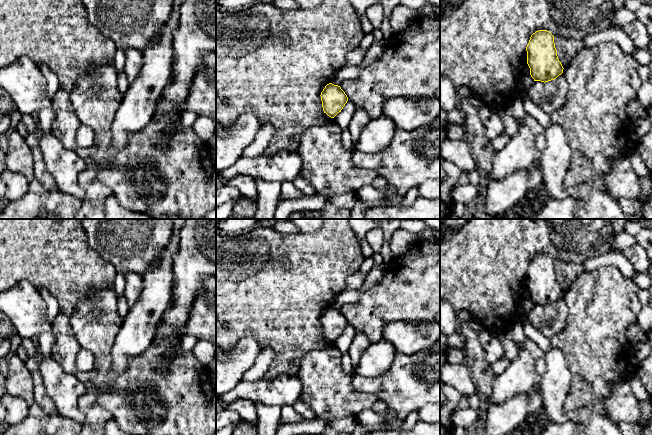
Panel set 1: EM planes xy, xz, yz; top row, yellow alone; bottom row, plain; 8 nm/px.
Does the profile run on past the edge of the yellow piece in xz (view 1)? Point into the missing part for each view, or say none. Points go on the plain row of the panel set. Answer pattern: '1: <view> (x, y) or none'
1: none

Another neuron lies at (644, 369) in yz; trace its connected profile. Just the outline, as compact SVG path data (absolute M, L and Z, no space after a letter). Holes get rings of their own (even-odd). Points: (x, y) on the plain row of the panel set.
M652 330L648 332L648 340L651 347L650 354L641 363L636 365L636 370L642 385L647 391L652 393Z

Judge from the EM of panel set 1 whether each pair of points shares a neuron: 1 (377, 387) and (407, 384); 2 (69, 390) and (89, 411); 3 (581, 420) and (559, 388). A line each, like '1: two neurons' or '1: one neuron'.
1: one neuron
2: two neurons
3: one neuron

